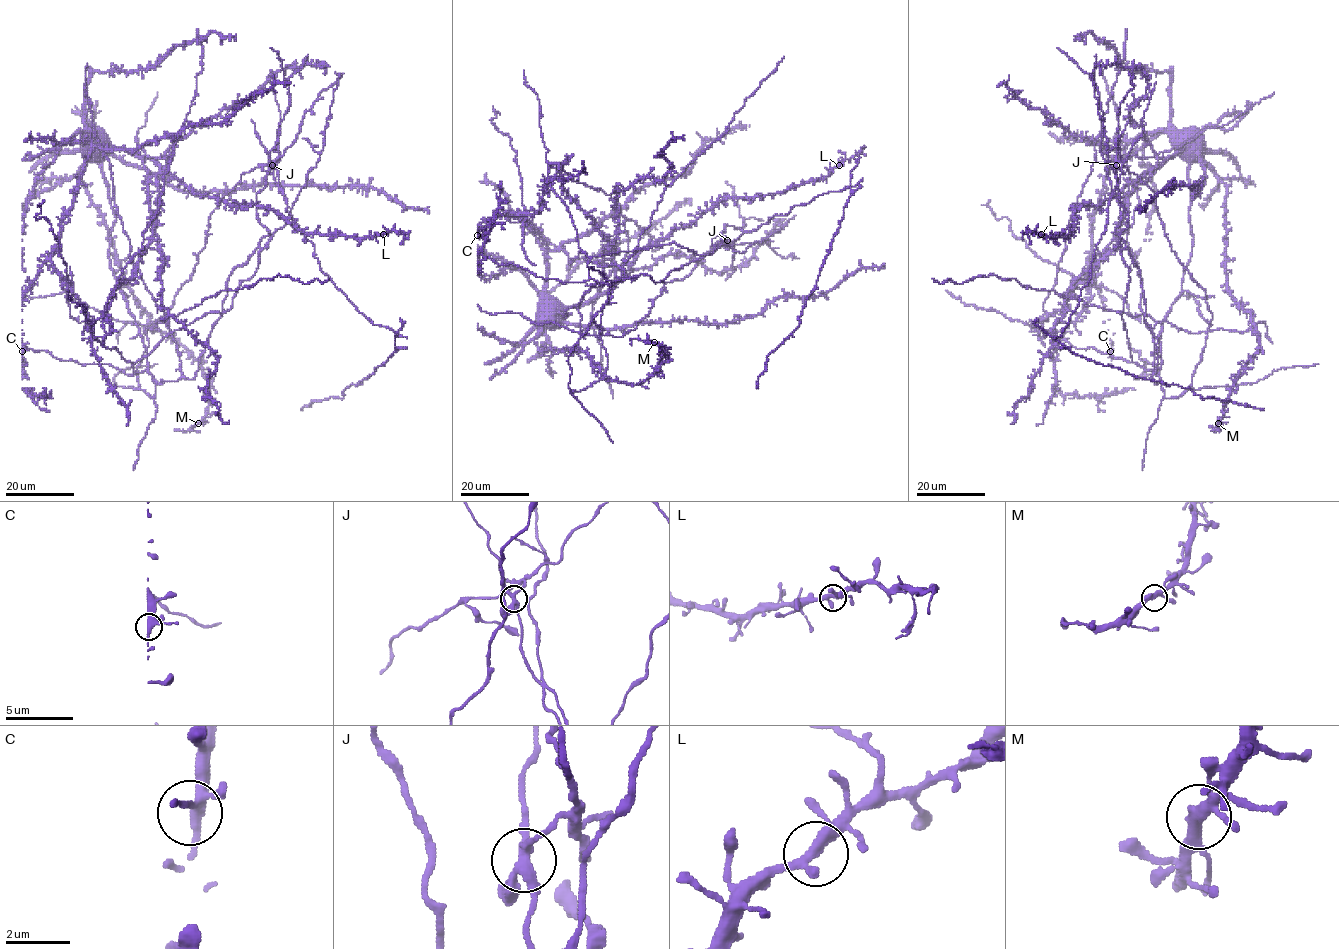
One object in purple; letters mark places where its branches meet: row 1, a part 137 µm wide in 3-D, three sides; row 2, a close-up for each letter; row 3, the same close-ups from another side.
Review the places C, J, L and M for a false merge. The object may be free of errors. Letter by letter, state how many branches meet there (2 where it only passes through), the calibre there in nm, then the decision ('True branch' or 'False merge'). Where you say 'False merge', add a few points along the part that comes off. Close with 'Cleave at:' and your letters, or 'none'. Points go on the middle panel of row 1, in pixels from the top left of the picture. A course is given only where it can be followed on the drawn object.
C: Branches: 4. Thickness 280 nm. True branch
J: Branches: 4. Thickness 300 nm. False merge. Course of the part to remove: (728, 241), (794, 205), (854, 187), (851, 183), (843, 218), (799, 325), (767, 357), (757, 388)
L: Branches: 4. Thickness 300 nm. True branch
M: Branches: 4. Thickness 320 nm. True branch
Cleave at: J

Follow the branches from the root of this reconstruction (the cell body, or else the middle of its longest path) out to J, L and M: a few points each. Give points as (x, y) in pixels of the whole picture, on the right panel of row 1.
J: (1212, 314), (1206, 292), (1172, 250), (1157, 212), (1155, 193), (1120, 160), (1116, 165)
L: (1212, 314), (1209, 330), (1253, 324), (1227, 286), (1226, 186), (1184, 149), (1079, 206), (1066, 236), (1041, 234)
M: (1212, 314), (1209, 330), (1245, 332), (1253, 325), (1260, 339), (1257, 351), (1223, 403), (1223, 417), (1218, 423)

